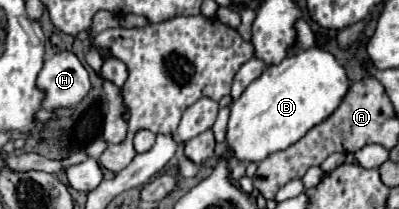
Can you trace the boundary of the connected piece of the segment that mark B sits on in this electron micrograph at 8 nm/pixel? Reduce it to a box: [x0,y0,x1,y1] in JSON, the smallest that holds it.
[226,46,350,162]

